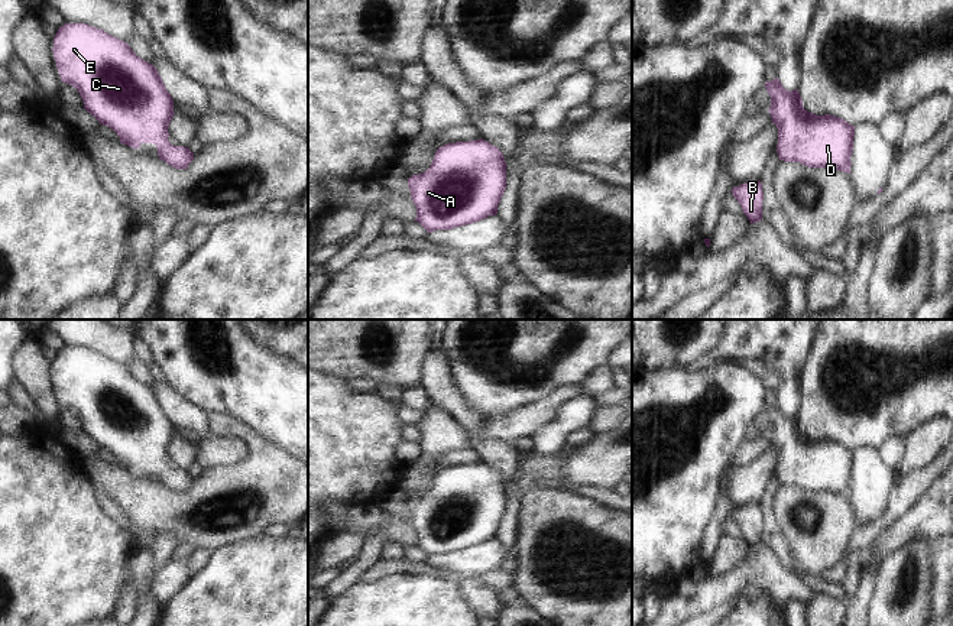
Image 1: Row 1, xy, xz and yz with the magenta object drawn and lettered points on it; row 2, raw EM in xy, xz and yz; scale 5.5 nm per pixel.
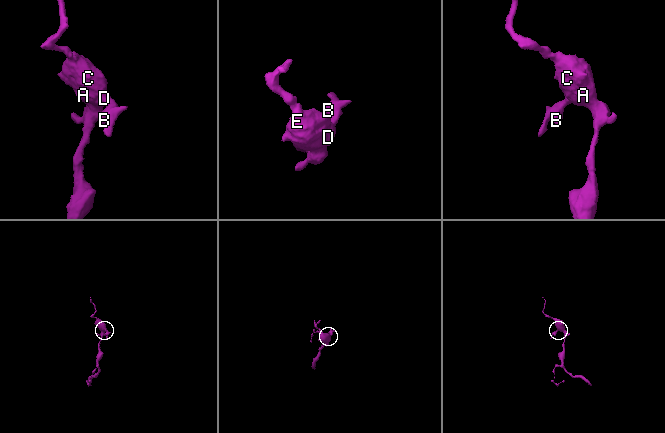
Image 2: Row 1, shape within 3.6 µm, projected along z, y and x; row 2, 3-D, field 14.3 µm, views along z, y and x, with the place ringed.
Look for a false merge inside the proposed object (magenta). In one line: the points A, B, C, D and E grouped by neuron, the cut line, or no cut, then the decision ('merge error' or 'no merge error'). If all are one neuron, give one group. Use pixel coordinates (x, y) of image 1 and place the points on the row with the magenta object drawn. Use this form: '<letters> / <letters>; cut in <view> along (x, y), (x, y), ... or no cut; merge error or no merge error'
A B C D E; no cut; no merge error

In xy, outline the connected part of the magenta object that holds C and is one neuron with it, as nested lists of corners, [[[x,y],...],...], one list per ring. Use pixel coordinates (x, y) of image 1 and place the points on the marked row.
[[[85,23],[61,26],[54,38],[52,51],[61,81],[78,90],[84,108],[100,124],[114,130],[120,143],[134,149],[142,143],[153,143],[159,159],[176,169],[188,168],[194,153],[168,140],[169,123],[175,114],[174,100],[153,65],[139,58],[126,42]]]

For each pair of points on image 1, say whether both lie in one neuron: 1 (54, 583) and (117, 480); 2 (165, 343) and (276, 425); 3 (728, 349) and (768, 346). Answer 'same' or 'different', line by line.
1: different
2: same
3: same

